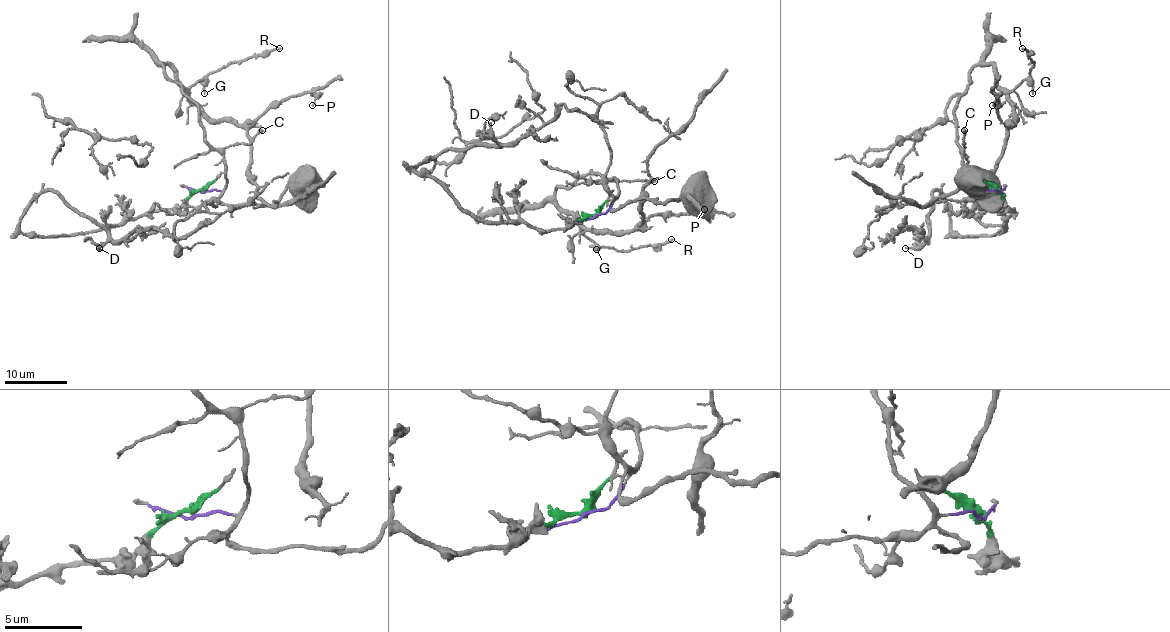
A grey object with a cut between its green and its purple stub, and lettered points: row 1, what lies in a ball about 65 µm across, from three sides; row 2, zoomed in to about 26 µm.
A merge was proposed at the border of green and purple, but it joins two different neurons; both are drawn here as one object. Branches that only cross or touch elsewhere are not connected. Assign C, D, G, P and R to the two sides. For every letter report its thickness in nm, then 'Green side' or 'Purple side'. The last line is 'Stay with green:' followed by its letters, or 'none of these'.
C: Thickness 340 nm. Purple side
D: Thickness 200 nm. Green side
G: Thickness 120 nm. Purple side
P: Thickness 100 nm. Purple side
R: Thickness 160 nm. Purple side
Stay with green: D

